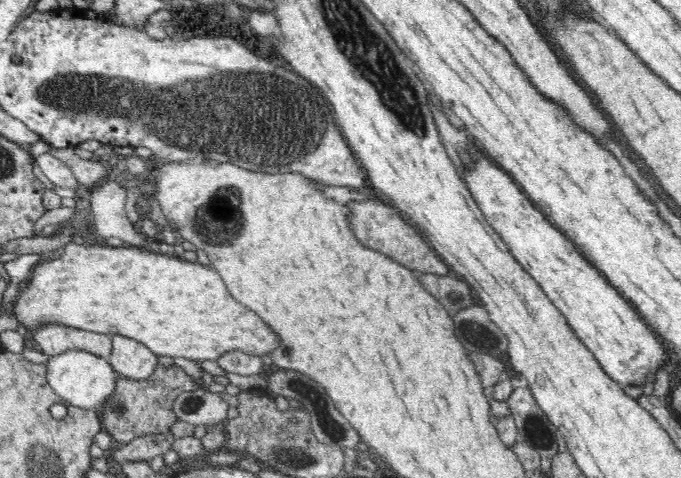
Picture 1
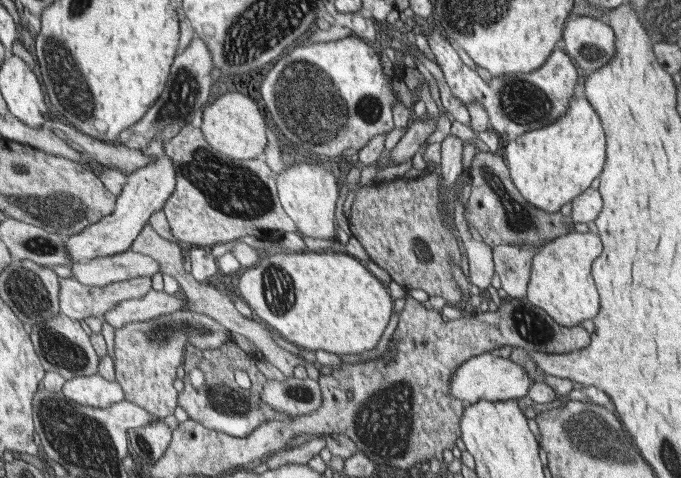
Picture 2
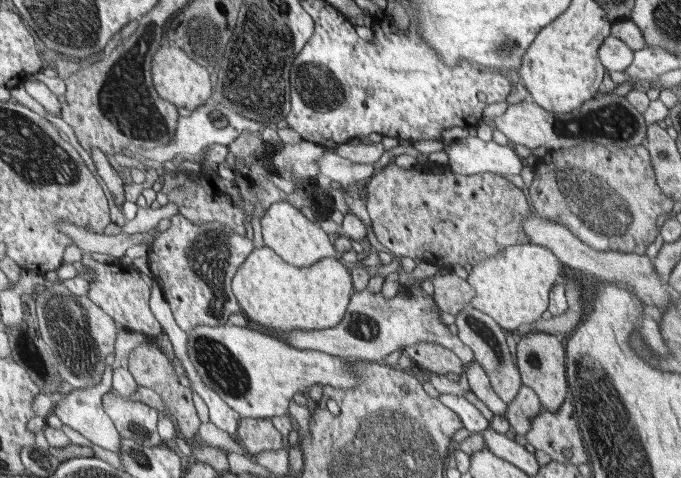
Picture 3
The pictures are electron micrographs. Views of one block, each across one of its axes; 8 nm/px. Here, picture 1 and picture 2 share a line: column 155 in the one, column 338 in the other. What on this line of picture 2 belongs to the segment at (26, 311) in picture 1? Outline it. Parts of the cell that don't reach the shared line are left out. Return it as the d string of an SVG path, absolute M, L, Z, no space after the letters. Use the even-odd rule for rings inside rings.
M290 252L264 258L246 270L238 280L238 297L250 306L257 320L298 348L359 355L377 347L390 322L392 298L382 284L358 260L346 254Z

